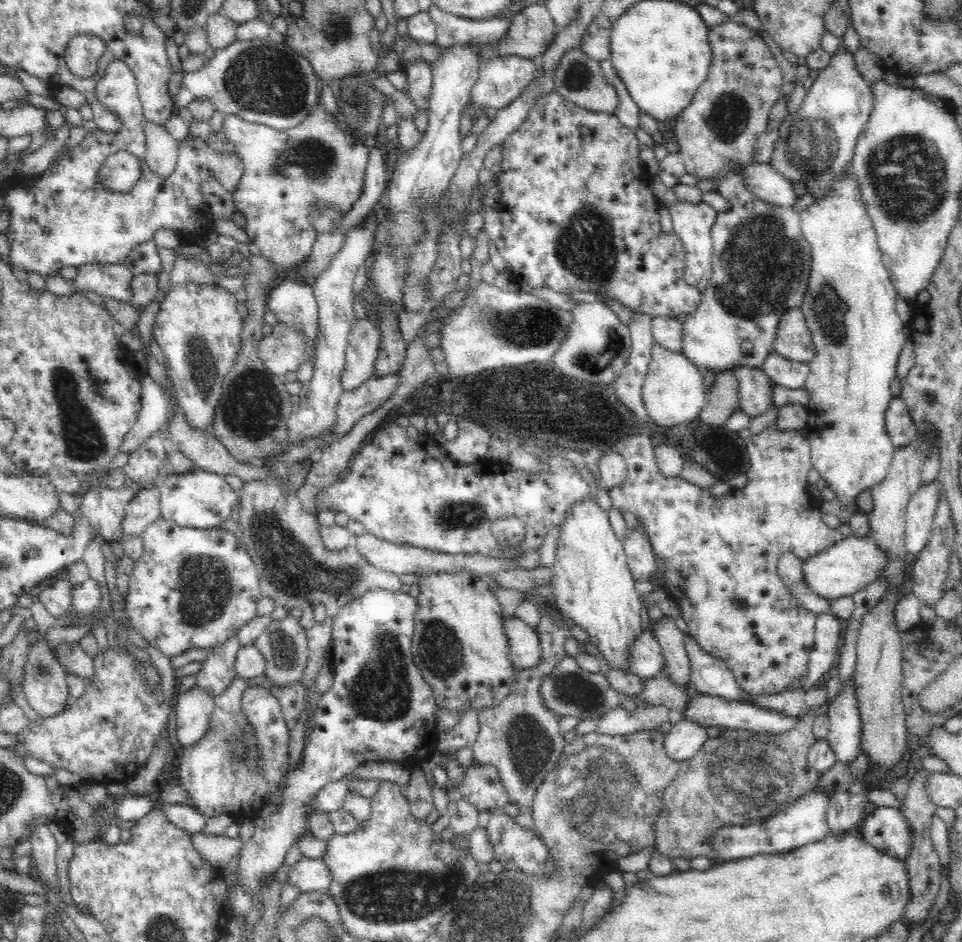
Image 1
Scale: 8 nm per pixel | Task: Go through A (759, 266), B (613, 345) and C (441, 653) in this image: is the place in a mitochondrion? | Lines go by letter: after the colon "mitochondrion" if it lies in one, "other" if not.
A: mitochondrion
B: mitochondrion
C: mitochondrion

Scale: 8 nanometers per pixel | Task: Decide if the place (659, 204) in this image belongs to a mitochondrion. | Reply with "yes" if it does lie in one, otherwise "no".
no

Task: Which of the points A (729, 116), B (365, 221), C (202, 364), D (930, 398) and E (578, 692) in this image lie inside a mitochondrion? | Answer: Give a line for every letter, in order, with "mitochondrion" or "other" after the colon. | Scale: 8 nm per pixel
A: mitochondrion
B: other
C: mitochondrion
D: other
E: mitochondrion

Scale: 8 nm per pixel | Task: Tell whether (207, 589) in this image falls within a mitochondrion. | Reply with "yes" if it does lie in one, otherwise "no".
yes

